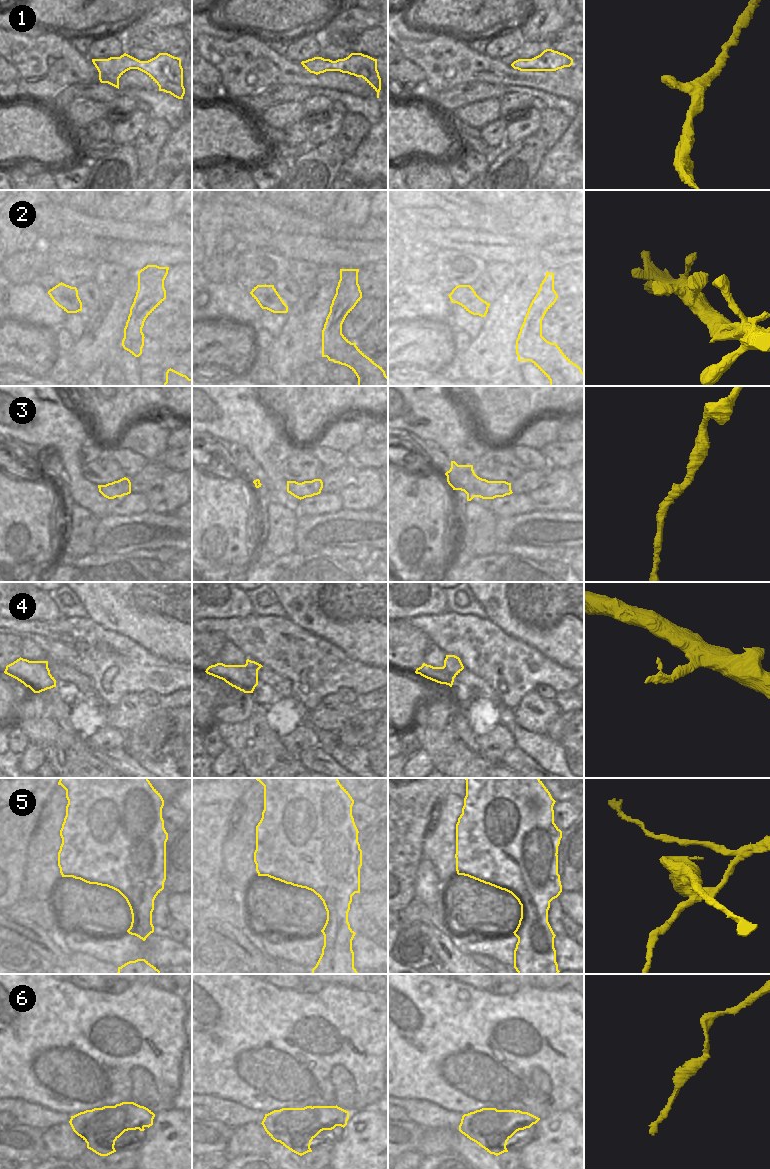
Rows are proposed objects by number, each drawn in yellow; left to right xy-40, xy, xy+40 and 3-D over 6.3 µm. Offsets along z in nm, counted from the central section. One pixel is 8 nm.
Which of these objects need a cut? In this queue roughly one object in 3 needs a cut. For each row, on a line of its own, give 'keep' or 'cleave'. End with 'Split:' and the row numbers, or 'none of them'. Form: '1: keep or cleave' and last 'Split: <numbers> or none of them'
1: keep
2: keep
3: keep
4: keep
5: cleave
6: keep
Split: 5

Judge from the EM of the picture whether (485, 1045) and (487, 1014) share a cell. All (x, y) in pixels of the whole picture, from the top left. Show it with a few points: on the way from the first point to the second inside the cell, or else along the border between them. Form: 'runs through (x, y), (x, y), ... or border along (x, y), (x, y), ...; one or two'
runs through (487, 1037), (487, 1022); one

